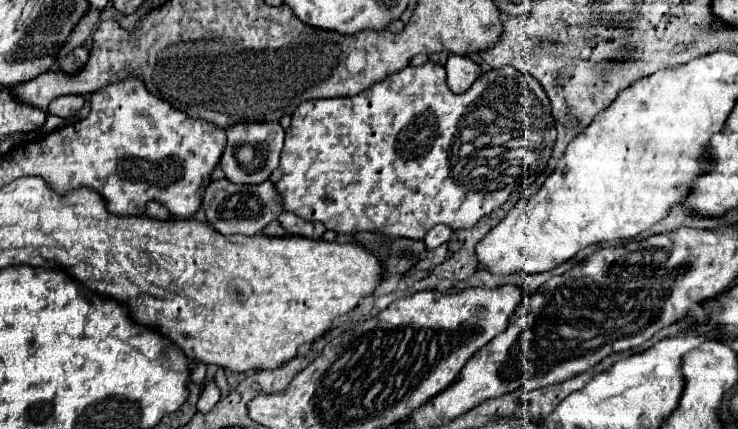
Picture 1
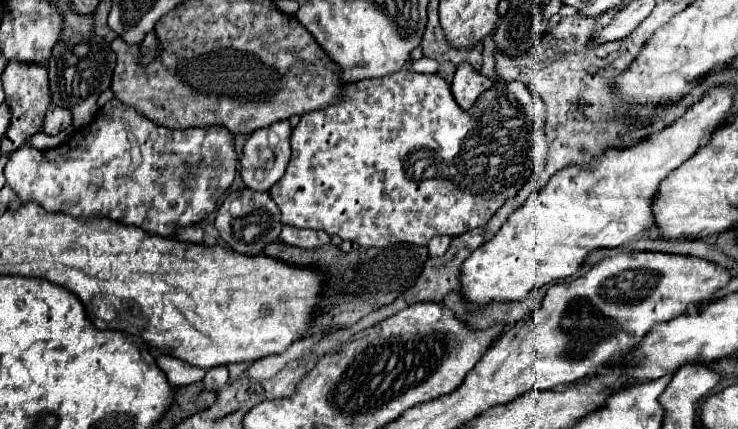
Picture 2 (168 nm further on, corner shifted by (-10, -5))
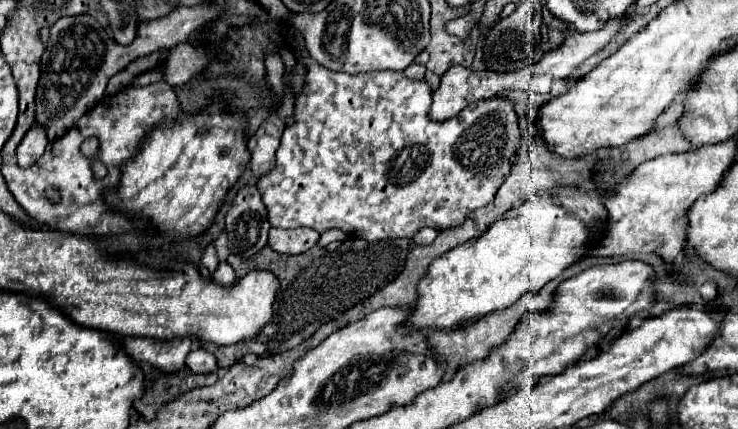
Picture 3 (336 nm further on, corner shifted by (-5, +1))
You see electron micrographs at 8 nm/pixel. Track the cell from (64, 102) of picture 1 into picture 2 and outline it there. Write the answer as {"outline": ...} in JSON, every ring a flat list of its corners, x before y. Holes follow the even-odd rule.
{"outline":[[50,108,46,118,44,118,44,128,42,132,48,136,60,134,64,128,72,124,72,114,68,114,66,108]]}

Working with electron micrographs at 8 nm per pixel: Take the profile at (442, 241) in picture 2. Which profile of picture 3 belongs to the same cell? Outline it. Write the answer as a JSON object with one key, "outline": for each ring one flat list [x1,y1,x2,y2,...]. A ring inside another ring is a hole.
{"outline":[[423,228,423,230,419,230,415,236,413,236,413,242,415,244,421,244,421,246,429,246,435,238,437,238,437,230,433,230,433,228]]}

